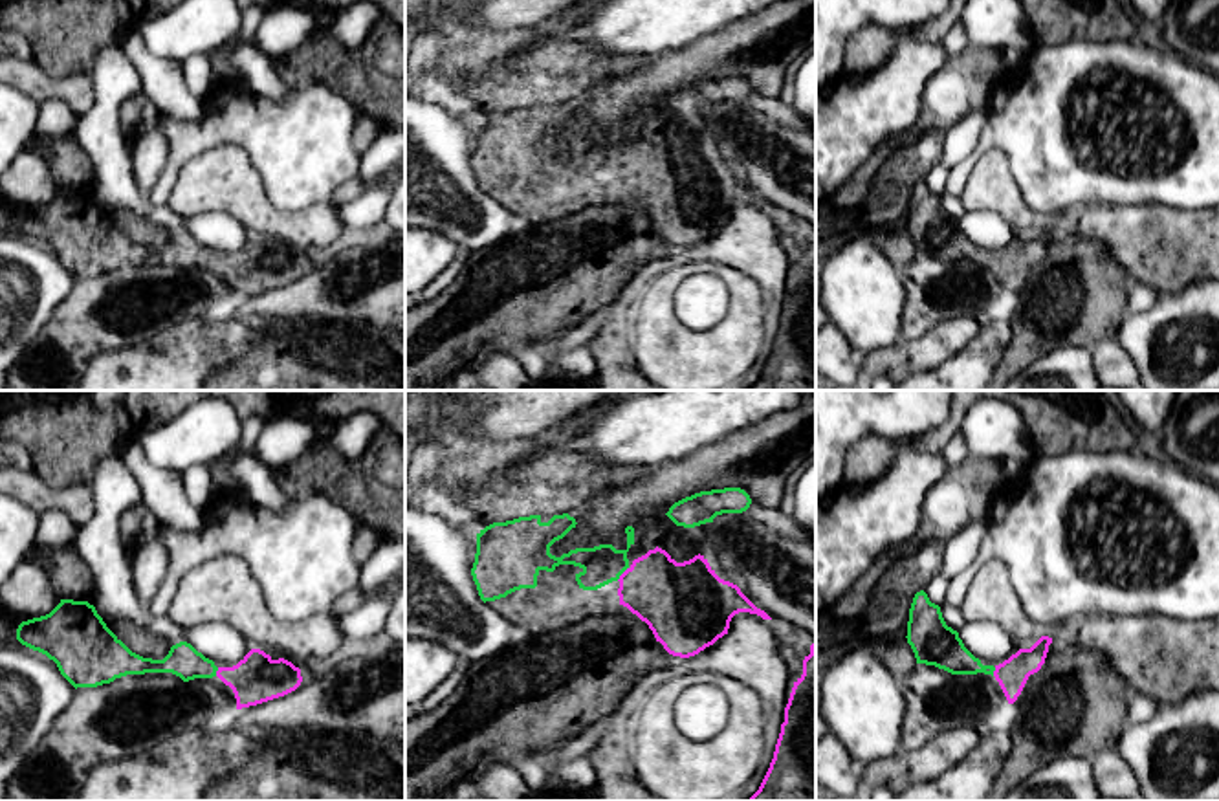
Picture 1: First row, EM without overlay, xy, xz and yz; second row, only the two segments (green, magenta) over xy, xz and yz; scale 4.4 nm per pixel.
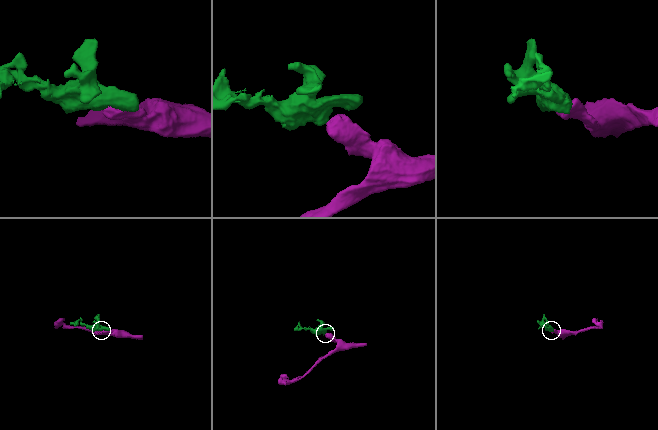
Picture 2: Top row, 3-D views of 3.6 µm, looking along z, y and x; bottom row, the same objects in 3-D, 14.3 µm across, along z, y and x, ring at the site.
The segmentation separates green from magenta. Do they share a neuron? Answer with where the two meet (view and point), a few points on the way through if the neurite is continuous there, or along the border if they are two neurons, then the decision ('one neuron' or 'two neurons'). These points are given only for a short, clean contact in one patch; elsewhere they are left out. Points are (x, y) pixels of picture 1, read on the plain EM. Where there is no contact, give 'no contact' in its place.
meets green in xz at (622, 162); runs through xz (602, 154), (613, 154), (622, 162), (671, 187); one neuron

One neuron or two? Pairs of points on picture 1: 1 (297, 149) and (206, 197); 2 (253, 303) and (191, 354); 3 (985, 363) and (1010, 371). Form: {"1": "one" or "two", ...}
{"1": "two", "2": "two", "3": "two"}

